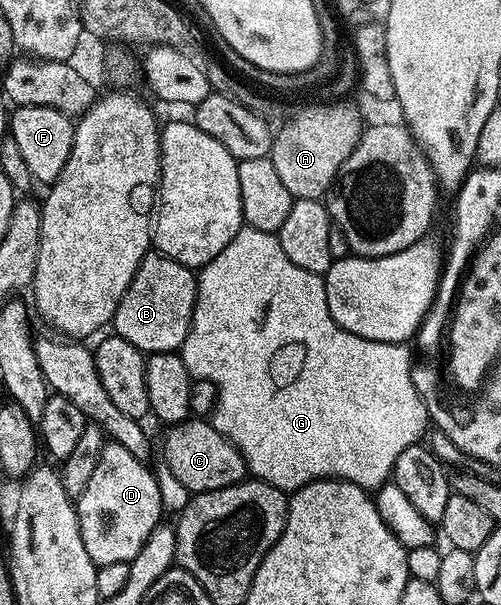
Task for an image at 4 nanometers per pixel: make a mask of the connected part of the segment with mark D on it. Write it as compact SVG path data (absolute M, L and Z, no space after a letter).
M115 442L105 443L102 454L98 458L98 466L94 466L94 475L90 477L90 486L75 501L82 542L86 546L86 554L98 566L110 562L129 562L142 550L146 538L161 523L162 509L159 496L159 484L153 469L145 461L134 458L134 454Z

